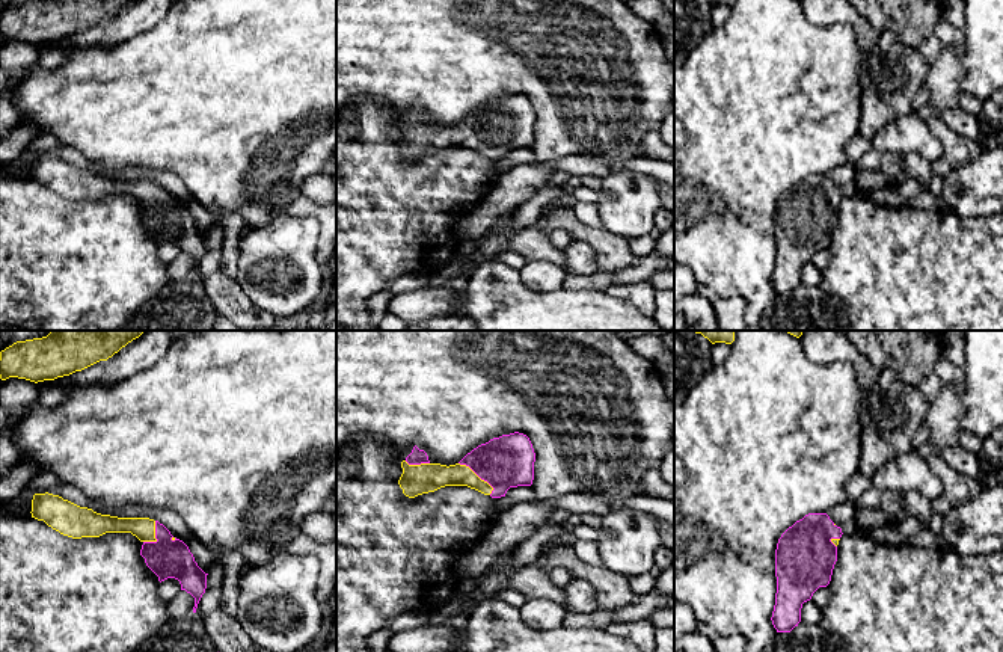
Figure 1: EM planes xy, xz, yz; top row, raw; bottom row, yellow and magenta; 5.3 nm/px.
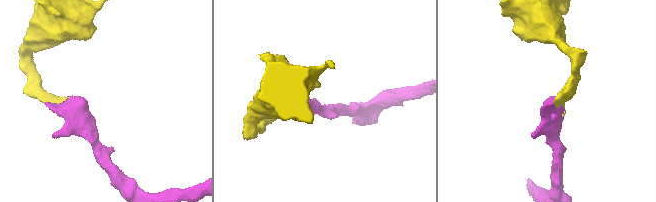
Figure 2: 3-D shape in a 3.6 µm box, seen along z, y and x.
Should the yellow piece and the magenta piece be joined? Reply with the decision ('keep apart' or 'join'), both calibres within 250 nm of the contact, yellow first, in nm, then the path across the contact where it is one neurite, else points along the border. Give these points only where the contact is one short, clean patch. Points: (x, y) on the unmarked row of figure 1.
join; 150 nm thick on the yellow side, 280 nm on the other

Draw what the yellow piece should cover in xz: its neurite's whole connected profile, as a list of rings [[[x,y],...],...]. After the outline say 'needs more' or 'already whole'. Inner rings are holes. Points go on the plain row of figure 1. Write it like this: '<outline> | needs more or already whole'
[[[519,94],[478,107],[449,128],[431,125],[427,115],[415,107],[401,124],[403,136],[398,146],[409,160],[445,148],[468,148],[492,160],[501,160],[510,149],[532,146],[534,124],[532,106]]] | needs more

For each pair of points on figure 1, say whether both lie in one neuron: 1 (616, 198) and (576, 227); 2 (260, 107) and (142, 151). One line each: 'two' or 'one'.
1: two
2: one

